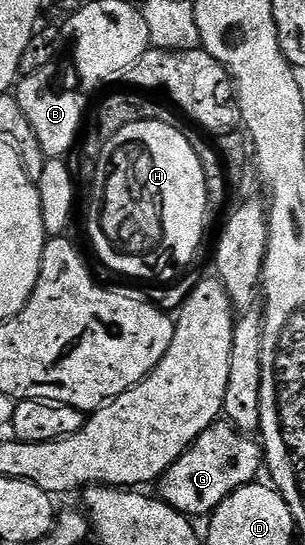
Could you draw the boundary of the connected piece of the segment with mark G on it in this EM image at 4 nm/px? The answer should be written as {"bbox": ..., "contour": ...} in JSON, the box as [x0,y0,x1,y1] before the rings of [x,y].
{"bbox":[159,423,262,519],"contour":[[[217,423],[202,431],[202,435],[198,435],[193,445],[160,478],[159,500],[166,502],[170,508],[183,513],[189,519],[207,518],[229,495],[244,485],[253,484],[259,478],[256,476],[262,473],[262,449],[257,442],[255,445],[252,441],[255,440],[251,436],[239,433],[235,427],[227,423]]]}

